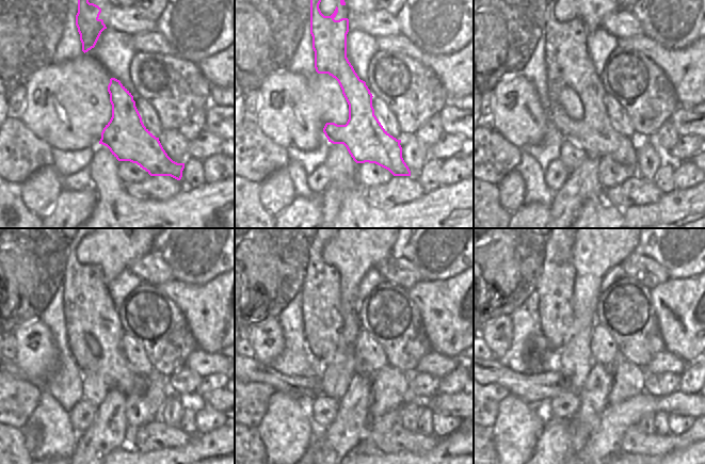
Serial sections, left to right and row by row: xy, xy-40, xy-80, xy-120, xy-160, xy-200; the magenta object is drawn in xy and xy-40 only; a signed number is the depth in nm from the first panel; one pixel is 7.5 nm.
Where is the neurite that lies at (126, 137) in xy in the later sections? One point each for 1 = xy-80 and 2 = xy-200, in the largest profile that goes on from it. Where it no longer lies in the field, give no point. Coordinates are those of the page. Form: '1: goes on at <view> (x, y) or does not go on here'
1: goes on at xy-80 (566, 59)
2: goes on at xy-200 (555, 285)

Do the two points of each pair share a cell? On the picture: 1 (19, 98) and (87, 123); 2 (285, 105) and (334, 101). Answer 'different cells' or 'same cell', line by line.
1: different cells
2: same cell

